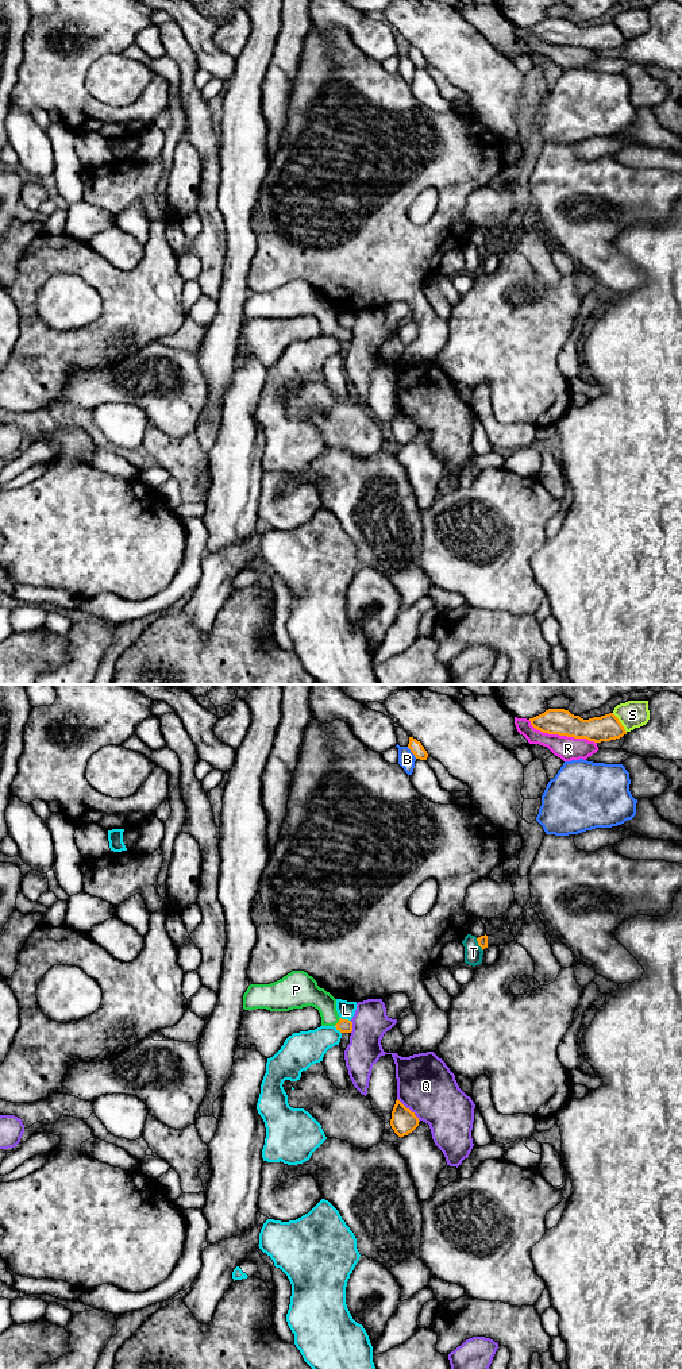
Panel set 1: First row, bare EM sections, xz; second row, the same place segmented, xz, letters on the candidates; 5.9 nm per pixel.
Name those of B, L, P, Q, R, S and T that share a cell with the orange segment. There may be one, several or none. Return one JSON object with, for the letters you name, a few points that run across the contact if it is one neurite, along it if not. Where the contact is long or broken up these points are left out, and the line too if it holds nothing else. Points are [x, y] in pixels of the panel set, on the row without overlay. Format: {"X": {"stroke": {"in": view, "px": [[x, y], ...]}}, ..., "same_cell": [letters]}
{"P": {"stroke": {"in": "xz", "px": [[343, 334], [338, 331], [308, 301]]}}, "same_cell": ["P"]}

